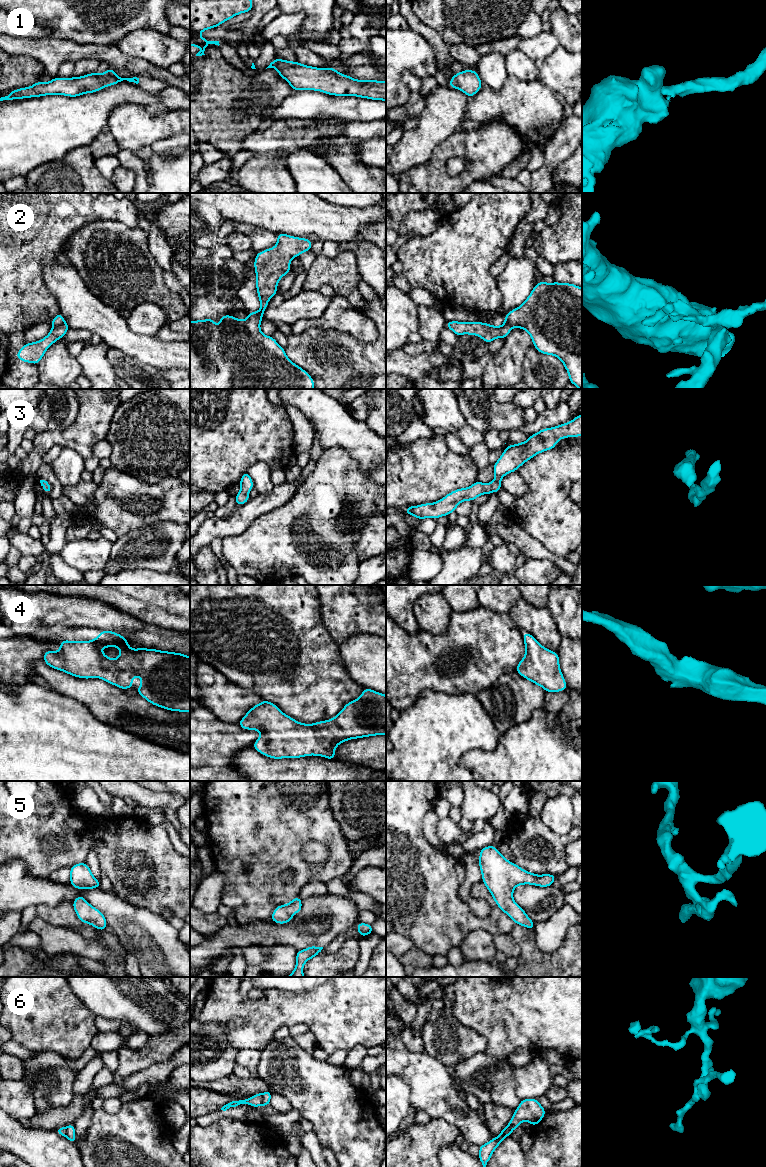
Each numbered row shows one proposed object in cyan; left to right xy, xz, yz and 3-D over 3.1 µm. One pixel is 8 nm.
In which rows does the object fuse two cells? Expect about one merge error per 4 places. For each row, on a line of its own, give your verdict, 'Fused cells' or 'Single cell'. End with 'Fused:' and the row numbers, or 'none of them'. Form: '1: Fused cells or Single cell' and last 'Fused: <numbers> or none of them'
1: Single cell
2: Fused cells
3: Single cell
4: Single cell
5: Single cell
6: Fused cells
Fused: 2, 6

